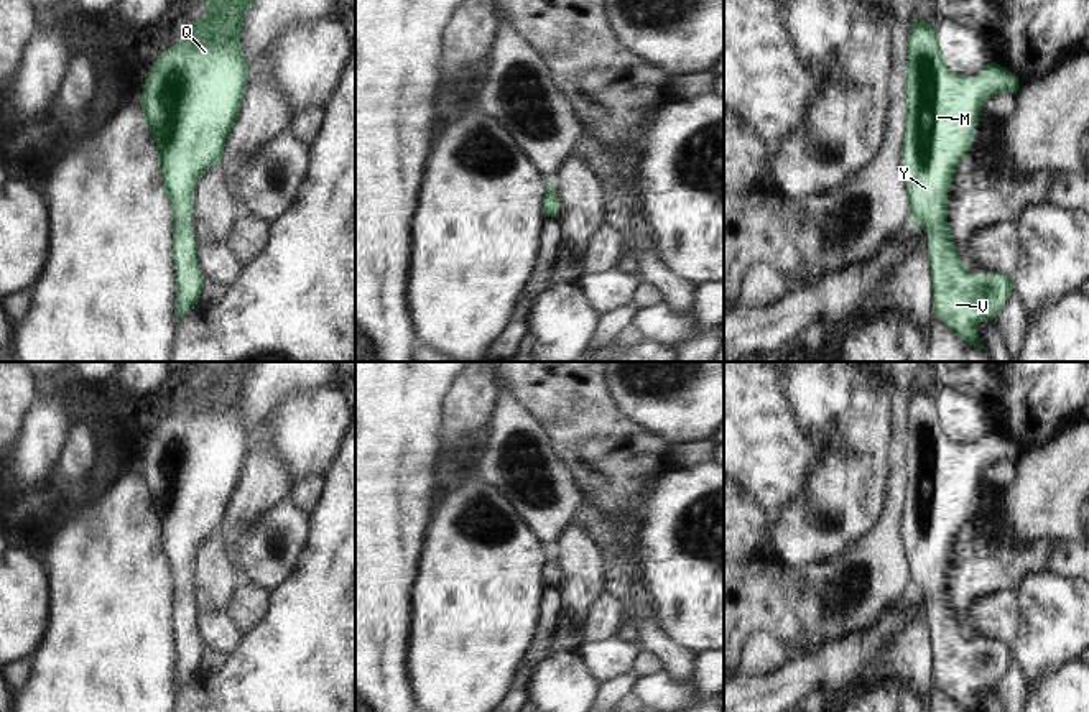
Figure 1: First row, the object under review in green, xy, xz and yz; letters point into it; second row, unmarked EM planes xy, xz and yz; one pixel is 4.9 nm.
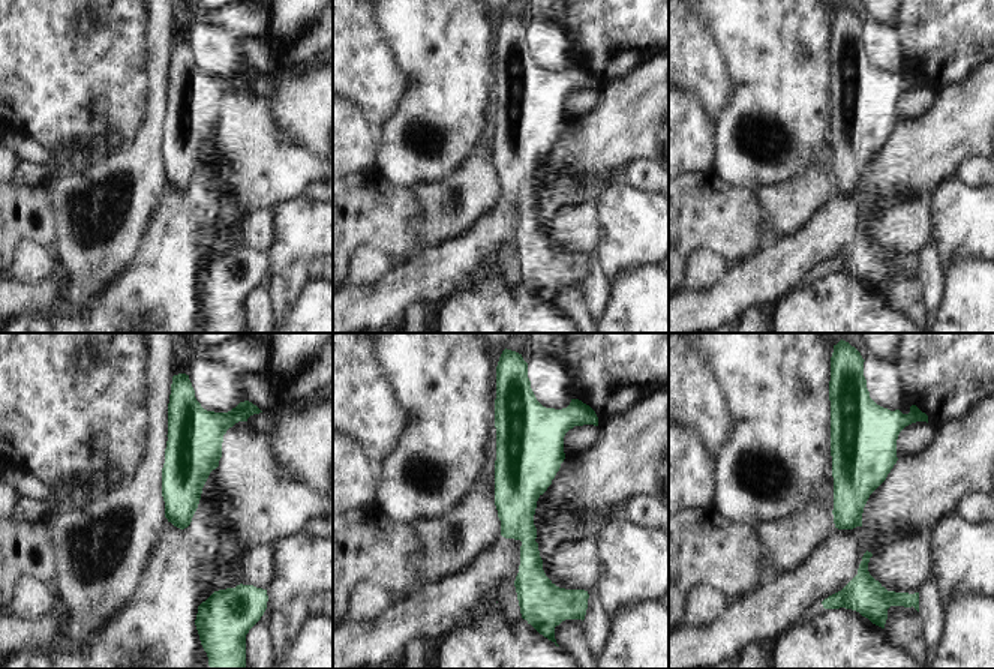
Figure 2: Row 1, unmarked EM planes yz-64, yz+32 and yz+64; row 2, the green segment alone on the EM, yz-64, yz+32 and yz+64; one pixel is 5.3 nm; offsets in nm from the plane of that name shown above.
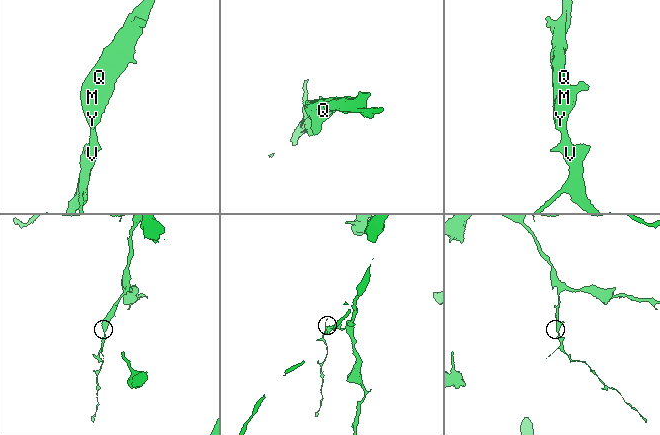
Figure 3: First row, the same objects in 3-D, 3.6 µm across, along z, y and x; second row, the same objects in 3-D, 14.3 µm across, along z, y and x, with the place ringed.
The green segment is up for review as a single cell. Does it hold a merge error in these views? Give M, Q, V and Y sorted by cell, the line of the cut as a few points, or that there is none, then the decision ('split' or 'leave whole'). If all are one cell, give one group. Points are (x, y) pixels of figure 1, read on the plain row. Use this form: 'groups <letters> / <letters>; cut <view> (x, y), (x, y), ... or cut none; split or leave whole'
groups M Q V Y; cut none; leave whole

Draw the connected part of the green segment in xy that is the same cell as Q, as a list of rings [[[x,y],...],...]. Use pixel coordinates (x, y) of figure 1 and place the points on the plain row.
[[[207,362],[204,383],[181,400],[179,409],[161,421],[146,442],[141,464],[141,479],[156,515],[156,528],[161,543],[161,554],[168,562],[173,580],[173,633],[176,640],[176,684],[197,673],[204,646],[197,631],[197,613],[192,600],[194,559],[202,543],[220,533],[225,508],[239,483],[245,451],[248,446],[248,429],[240,416],[240,400],[248,377],[260,362]]]

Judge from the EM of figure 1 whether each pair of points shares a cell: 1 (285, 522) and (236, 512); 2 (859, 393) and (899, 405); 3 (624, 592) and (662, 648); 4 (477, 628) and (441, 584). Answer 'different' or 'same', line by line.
1: different
2: different
3: different
4: same

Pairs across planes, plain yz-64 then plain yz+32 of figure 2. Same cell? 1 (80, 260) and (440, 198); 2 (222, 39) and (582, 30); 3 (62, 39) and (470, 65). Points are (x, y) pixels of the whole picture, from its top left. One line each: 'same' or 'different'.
1: same
2: different
3: different

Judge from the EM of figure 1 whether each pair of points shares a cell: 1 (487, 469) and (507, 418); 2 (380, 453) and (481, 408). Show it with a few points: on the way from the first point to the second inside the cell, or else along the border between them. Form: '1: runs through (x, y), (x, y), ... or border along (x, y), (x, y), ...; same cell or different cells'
1: runs through (497, 456), (507, 431); same cell
2: border along (448, 388), (440, 406), (438, 456); different cells

